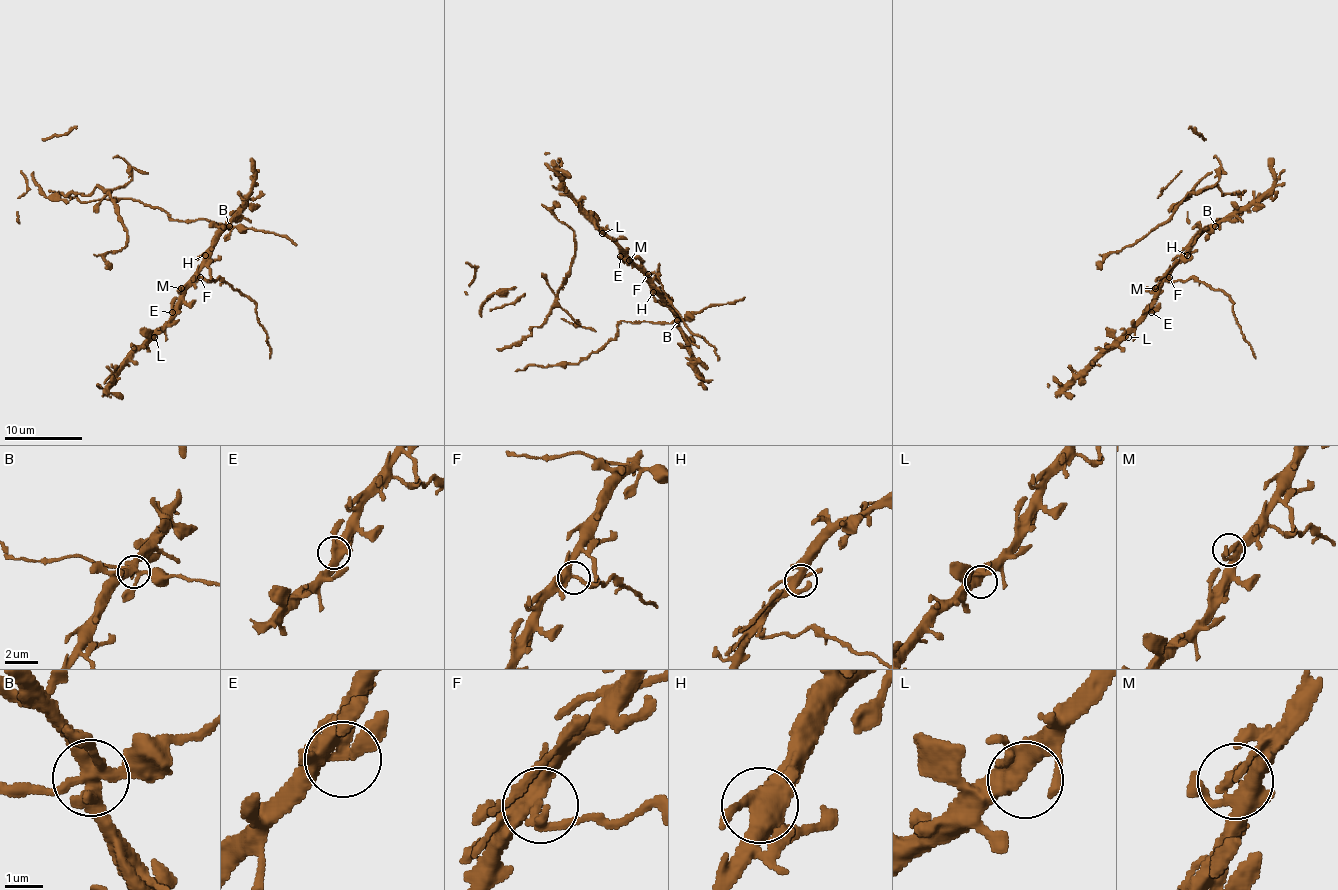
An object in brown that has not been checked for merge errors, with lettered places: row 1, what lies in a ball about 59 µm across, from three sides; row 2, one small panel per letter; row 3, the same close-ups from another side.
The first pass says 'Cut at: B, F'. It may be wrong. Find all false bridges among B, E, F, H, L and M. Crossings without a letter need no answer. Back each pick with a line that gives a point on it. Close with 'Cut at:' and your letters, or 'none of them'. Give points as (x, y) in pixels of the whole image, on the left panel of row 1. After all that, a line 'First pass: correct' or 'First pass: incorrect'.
B: place (229, 226)
F: place (200, 277)
Cut at: B, F
First pass: correct

